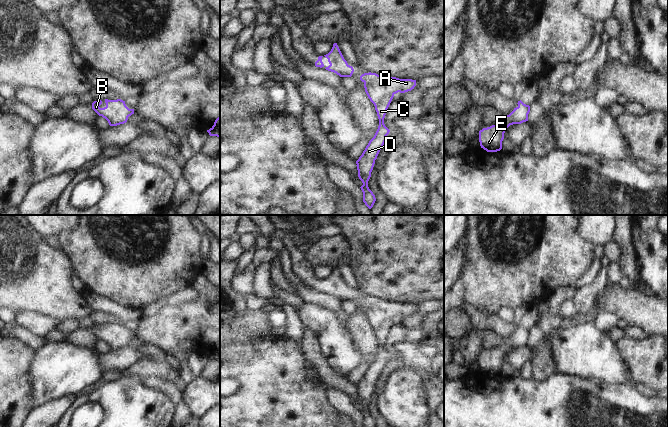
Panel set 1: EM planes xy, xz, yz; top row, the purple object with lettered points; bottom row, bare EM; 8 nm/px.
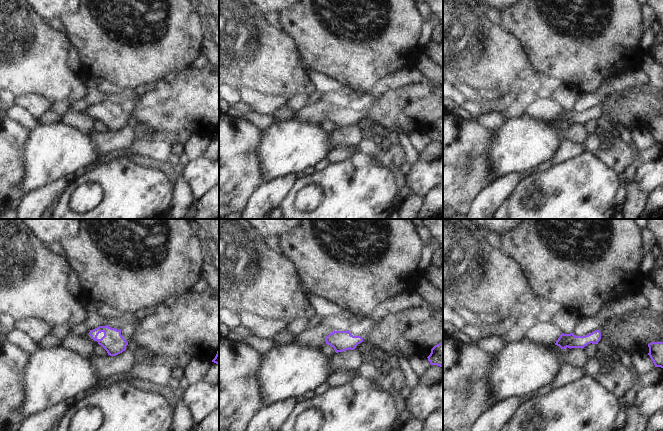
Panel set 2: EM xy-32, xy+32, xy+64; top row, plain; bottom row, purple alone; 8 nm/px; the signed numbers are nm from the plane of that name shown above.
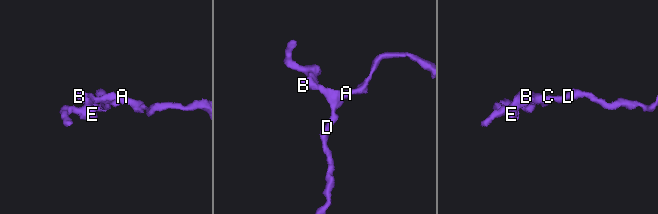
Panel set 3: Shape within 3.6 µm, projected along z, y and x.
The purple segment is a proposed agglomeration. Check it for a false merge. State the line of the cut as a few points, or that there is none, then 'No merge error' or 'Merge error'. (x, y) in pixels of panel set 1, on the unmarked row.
No split. No merge error

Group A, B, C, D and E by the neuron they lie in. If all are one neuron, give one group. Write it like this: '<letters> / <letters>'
A B C D E

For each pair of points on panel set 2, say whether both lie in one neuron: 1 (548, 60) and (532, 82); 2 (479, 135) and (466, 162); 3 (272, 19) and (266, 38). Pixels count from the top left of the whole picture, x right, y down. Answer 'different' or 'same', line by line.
1: different
2: same
3: different

